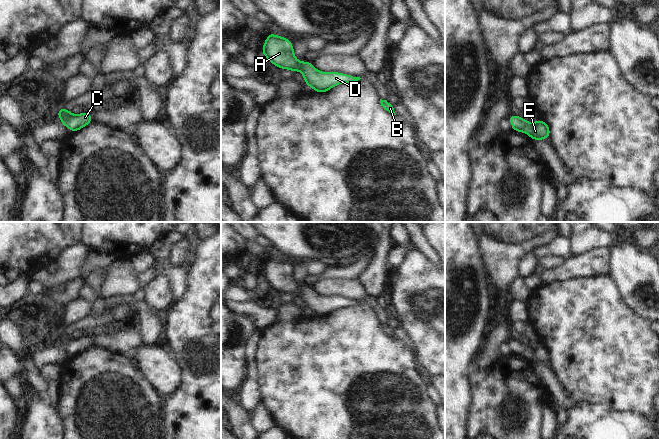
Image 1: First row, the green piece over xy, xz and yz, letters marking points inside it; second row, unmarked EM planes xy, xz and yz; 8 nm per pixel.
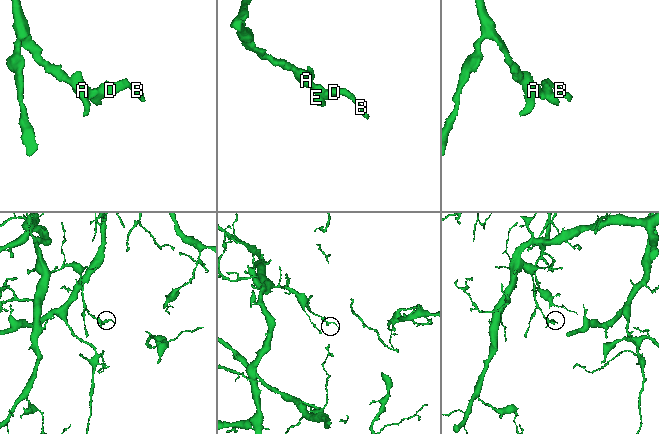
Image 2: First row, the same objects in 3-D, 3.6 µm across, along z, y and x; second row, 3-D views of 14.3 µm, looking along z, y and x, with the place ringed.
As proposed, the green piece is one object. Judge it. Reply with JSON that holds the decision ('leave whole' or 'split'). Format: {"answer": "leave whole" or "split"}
{"answer": "leave whole"}

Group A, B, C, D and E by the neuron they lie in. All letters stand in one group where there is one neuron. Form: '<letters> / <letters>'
A B C D E

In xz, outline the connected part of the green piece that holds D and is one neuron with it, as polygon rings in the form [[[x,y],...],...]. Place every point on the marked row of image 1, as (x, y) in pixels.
[[[271,32],[262,47],[262,53],[272,64],[281,69],[289,69],[294,72],[299,70],[306,85],[315,89],[317,93],[326,92],[341,83],[353,83],[361,79],[344,73],[324,73],[315,69],[311,62],[300,62],[294,56],[291,41]]]

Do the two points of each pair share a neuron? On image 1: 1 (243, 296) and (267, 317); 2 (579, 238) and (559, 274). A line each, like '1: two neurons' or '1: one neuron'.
1: two neurons
2: two neurons

